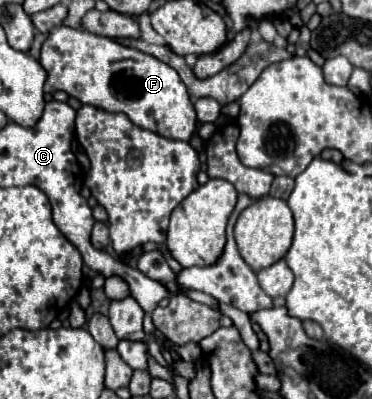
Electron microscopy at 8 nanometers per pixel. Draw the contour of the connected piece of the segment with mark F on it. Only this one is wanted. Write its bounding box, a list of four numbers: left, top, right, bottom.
[39,26,197,142]

